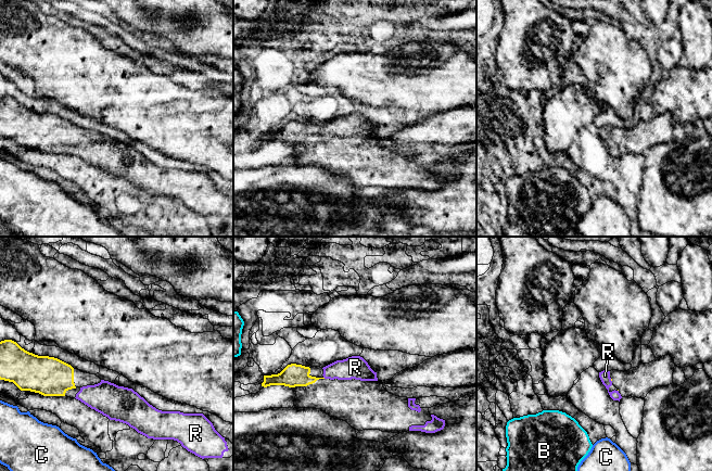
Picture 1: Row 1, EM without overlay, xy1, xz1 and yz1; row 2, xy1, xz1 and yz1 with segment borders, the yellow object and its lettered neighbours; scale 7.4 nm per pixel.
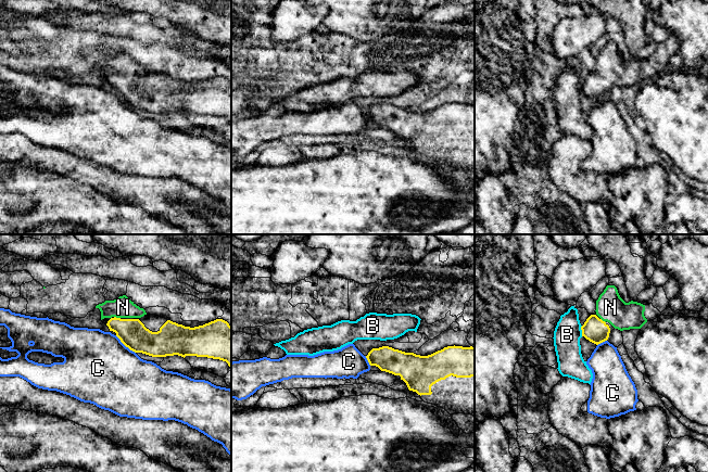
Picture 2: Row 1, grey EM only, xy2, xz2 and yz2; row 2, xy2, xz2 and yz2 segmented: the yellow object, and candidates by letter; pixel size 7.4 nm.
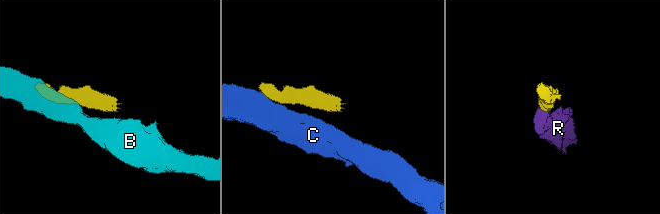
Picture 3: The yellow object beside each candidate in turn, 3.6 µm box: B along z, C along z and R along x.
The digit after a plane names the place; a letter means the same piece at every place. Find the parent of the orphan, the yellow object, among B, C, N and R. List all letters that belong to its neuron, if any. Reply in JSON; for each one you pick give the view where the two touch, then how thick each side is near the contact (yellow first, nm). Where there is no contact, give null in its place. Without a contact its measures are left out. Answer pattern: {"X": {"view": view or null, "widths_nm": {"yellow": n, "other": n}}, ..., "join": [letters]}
{"N": {"view": "xy2", "widths_nm": {"yellow": 200, "other": 160}}, "R": {"view": null}, "join": ["N", "R"]}

